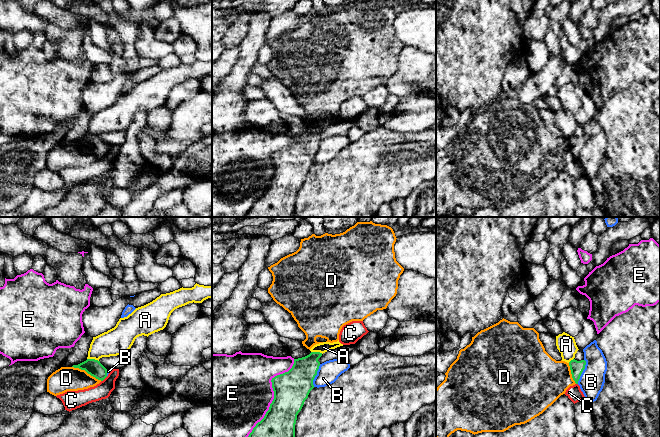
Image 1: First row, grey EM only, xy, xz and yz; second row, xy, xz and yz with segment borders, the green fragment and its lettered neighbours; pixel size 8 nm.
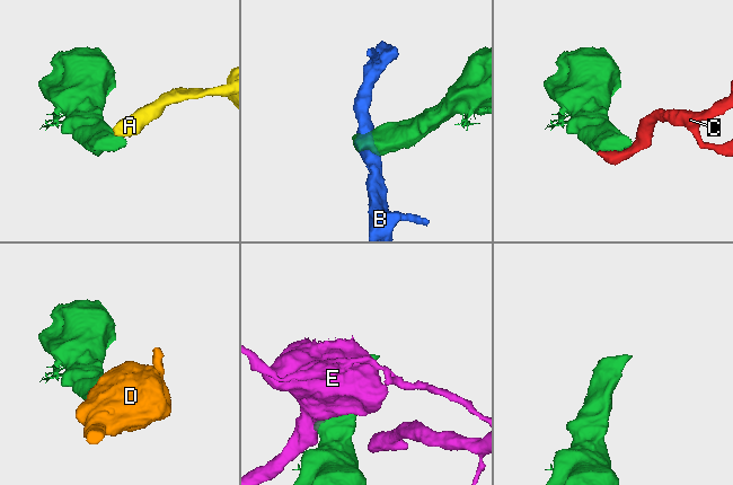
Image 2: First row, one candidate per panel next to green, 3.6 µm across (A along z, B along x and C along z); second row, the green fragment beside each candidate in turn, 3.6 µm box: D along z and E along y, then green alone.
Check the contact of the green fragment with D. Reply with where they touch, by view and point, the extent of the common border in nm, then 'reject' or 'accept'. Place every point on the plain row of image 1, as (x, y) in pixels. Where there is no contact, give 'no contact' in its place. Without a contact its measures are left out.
meets green in xy at (87, 148); contact 260 nm long; accept

